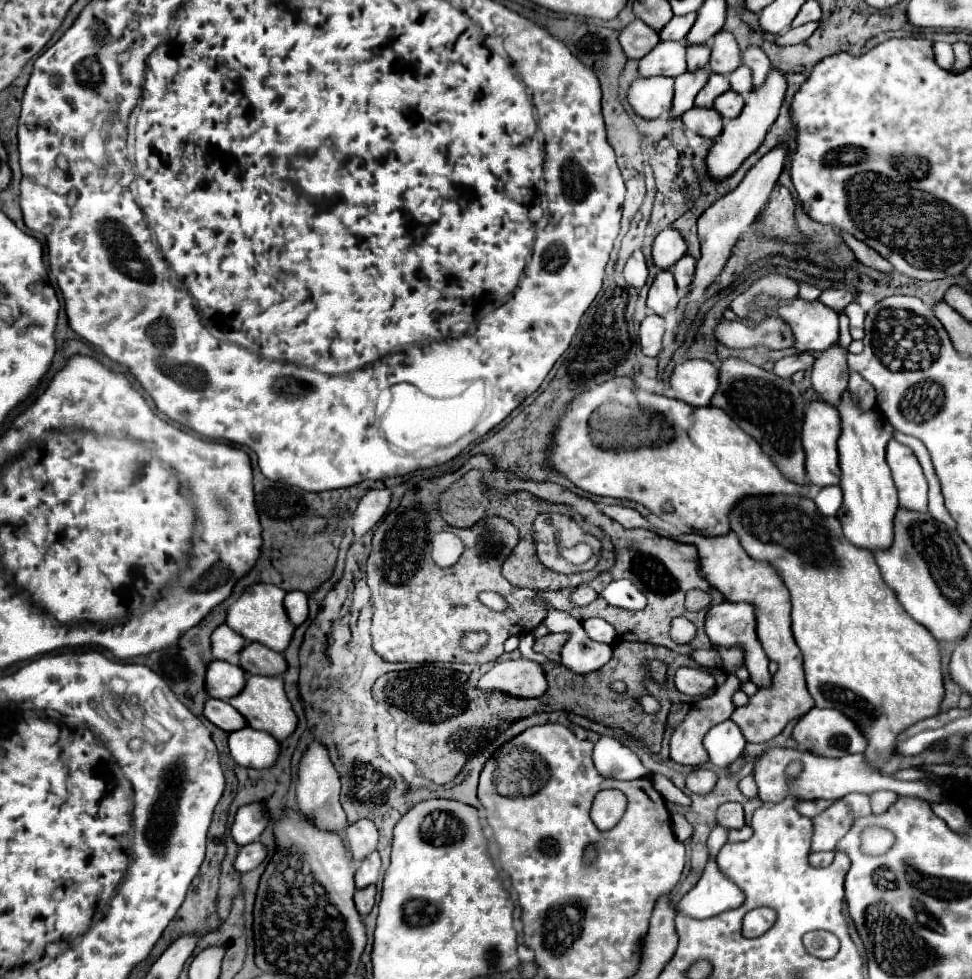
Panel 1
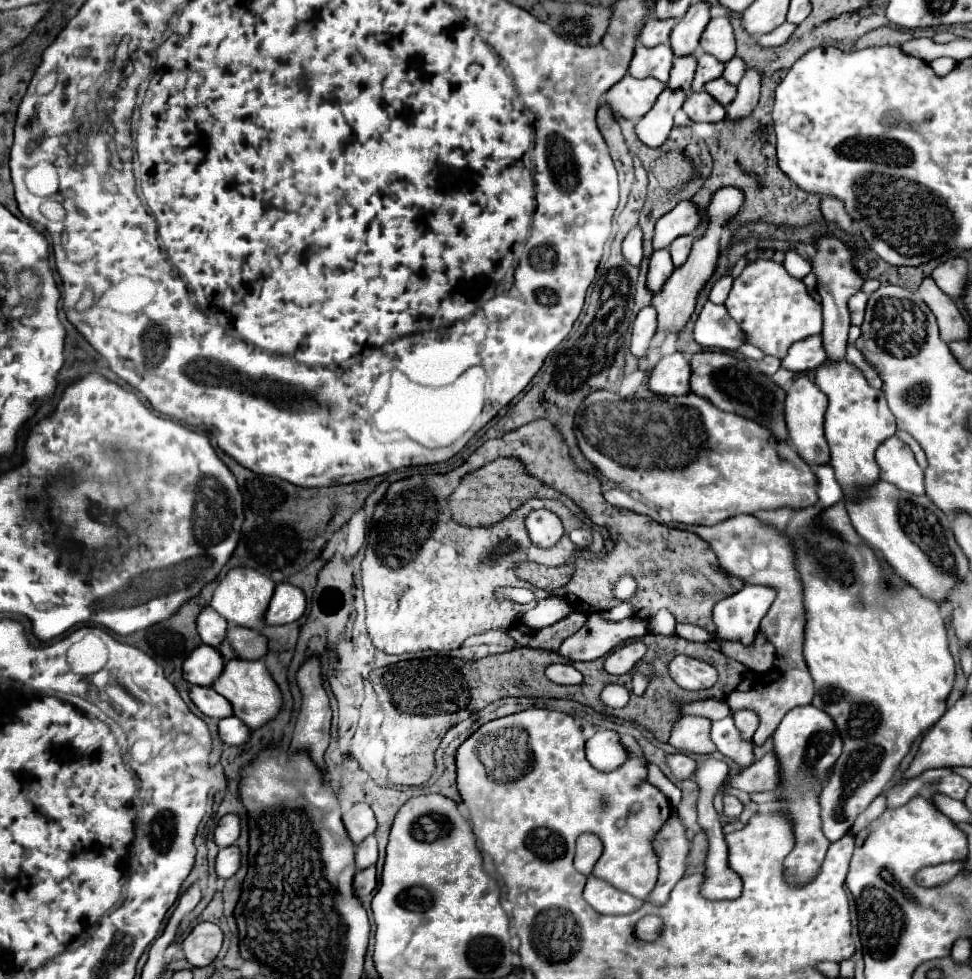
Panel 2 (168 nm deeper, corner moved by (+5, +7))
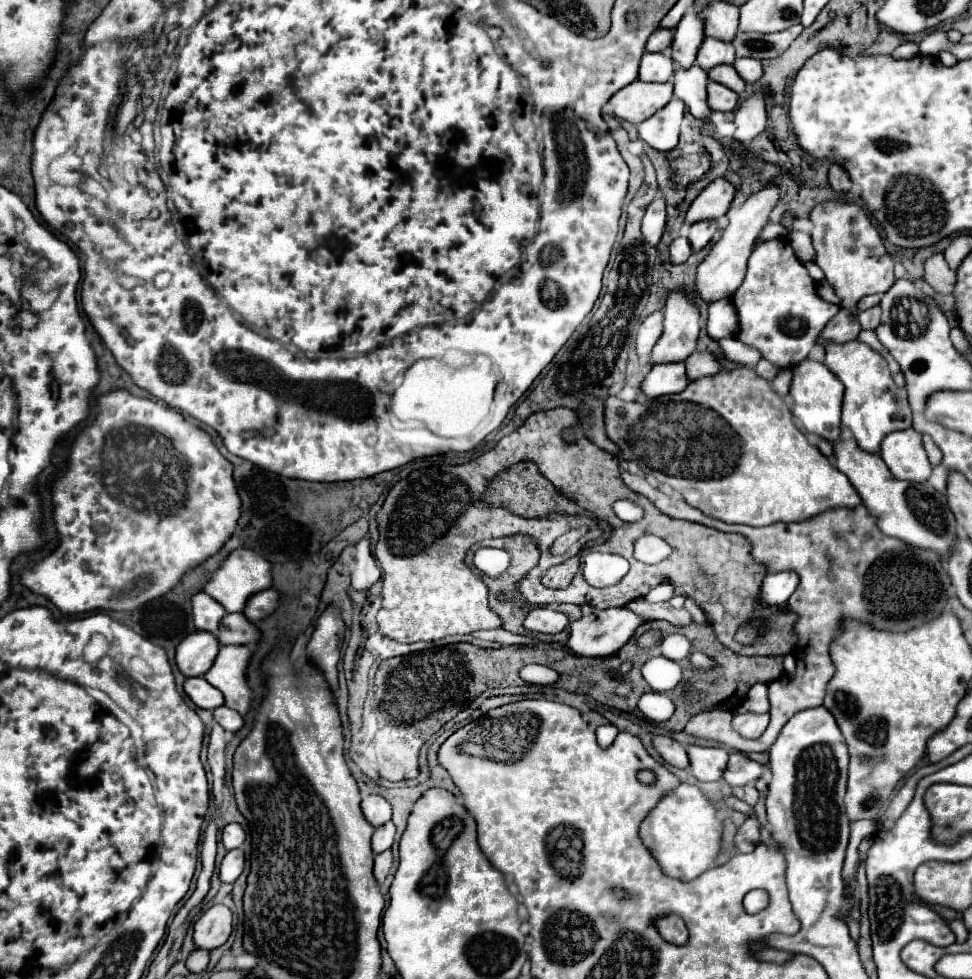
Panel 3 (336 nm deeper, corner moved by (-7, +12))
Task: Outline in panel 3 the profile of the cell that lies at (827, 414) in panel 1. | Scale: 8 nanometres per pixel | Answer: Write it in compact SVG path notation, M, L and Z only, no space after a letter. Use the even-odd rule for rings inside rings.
M803 359L793 369L791 381L791 399L793 399L793 417L795 423L807 433L819 435L827 441L837 441L841 437L841 403L843 403L843 383L831 373L823 363L813 359Z

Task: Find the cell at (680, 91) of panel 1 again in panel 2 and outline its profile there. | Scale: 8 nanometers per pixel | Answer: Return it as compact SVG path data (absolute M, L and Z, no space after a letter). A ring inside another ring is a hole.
M665 88L661 92L661 96L657 98L655 106L637 122L637 136L643 144L647 144L649 148L661 146L667 136L669 130L673 128L673 116L675 112L681 108L681 104L685 102L685 94L683 90L671 90Z

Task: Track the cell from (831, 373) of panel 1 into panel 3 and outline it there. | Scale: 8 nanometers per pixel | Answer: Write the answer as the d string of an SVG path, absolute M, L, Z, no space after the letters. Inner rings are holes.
M823 201L811 211L815 263L825 271L827 281L833 285L837 297L843 299L841 307L857 315L857 301L865 295L883 295L895 283L893 257L887 253L883 239L871 215L857 203Z

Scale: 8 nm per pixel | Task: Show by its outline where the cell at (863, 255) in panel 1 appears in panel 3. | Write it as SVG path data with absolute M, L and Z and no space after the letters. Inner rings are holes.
M831 163L831 167L829 167L829 183L835 191L847 193L851 189L851 179L849 179L847 171L837 163Z

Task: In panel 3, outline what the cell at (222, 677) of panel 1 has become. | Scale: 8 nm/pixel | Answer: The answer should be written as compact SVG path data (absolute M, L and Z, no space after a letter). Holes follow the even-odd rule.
M195 631L183 637L175 647L175 663L185 677L201 677L213 665L219 651L217 637L207 631Z

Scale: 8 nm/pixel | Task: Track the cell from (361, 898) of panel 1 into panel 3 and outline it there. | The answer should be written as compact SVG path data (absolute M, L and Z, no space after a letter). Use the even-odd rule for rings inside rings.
M391 851L375 855L375 871L373 873L375 873L375 879L379 883L385 881L385 877L387 877L387 873L389 873L391 867L393 867L393 853Z

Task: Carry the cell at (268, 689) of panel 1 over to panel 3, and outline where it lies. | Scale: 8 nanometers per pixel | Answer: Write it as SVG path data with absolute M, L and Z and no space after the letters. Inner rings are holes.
M225 645L219 649L217 657L215 657L215 665L211 665L211 669L203 675L213 687L217 687L223 697L225 697L225 705L239 711L241 715L245 715L249 711L249 703L251 703L251 689L247 685L245 679L245 669L251 657L251 649L245 645Z

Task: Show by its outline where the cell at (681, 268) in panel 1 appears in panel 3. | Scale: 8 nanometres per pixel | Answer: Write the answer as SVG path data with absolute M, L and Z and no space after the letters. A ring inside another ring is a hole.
M703 219L703 221L693 223L689 229L689 235L687 235L693 251L699 251L707 243L711 243L715 233L717 233L717 221L715 219Z

